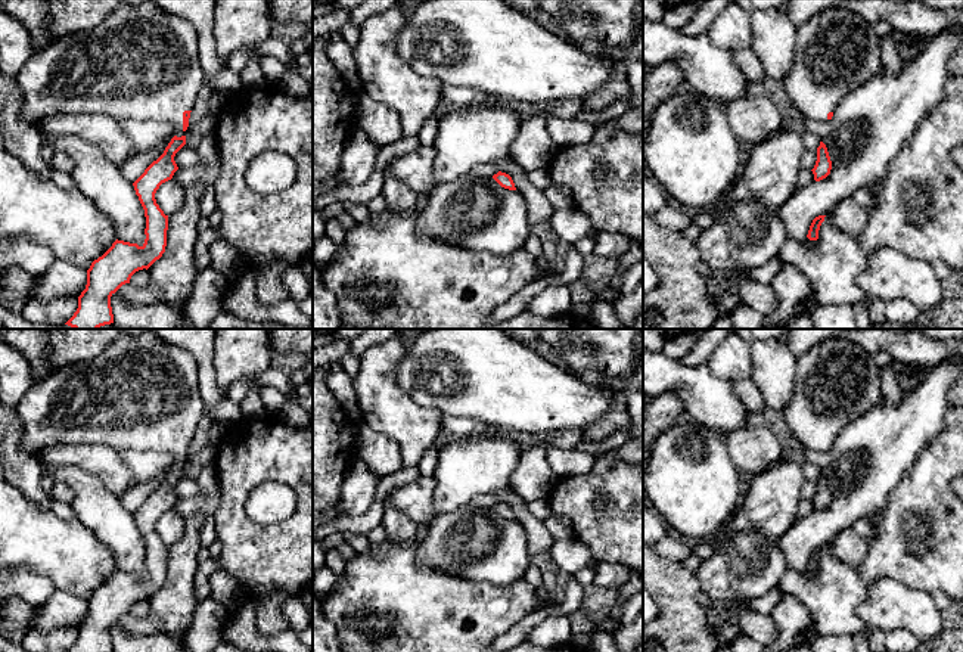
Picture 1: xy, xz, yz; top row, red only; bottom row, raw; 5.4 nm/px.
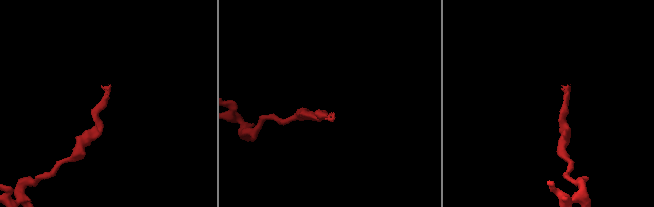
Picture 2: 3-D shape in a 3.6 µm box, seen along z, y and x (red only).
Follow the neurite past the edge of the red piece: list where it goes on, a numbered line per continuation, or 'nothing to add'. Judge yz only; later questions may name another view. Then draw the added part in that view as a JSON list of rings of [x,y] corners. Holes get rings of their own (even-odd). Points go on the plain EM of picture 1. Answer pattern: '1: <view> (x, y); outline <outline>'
1: yz (836, 382); outline [[[830,338],[796,357],[793,394],[782,415],[810,451],[827,451],[839,432],[883,398],[875,356]]]

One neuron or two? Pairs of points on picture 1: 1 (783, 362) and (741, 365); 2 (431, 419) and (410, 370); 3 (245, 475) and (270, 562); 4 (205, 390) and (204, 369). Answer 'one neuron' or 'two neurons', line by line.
1: two neurons
2: two neurons
3: one neuron
4: one neuron

